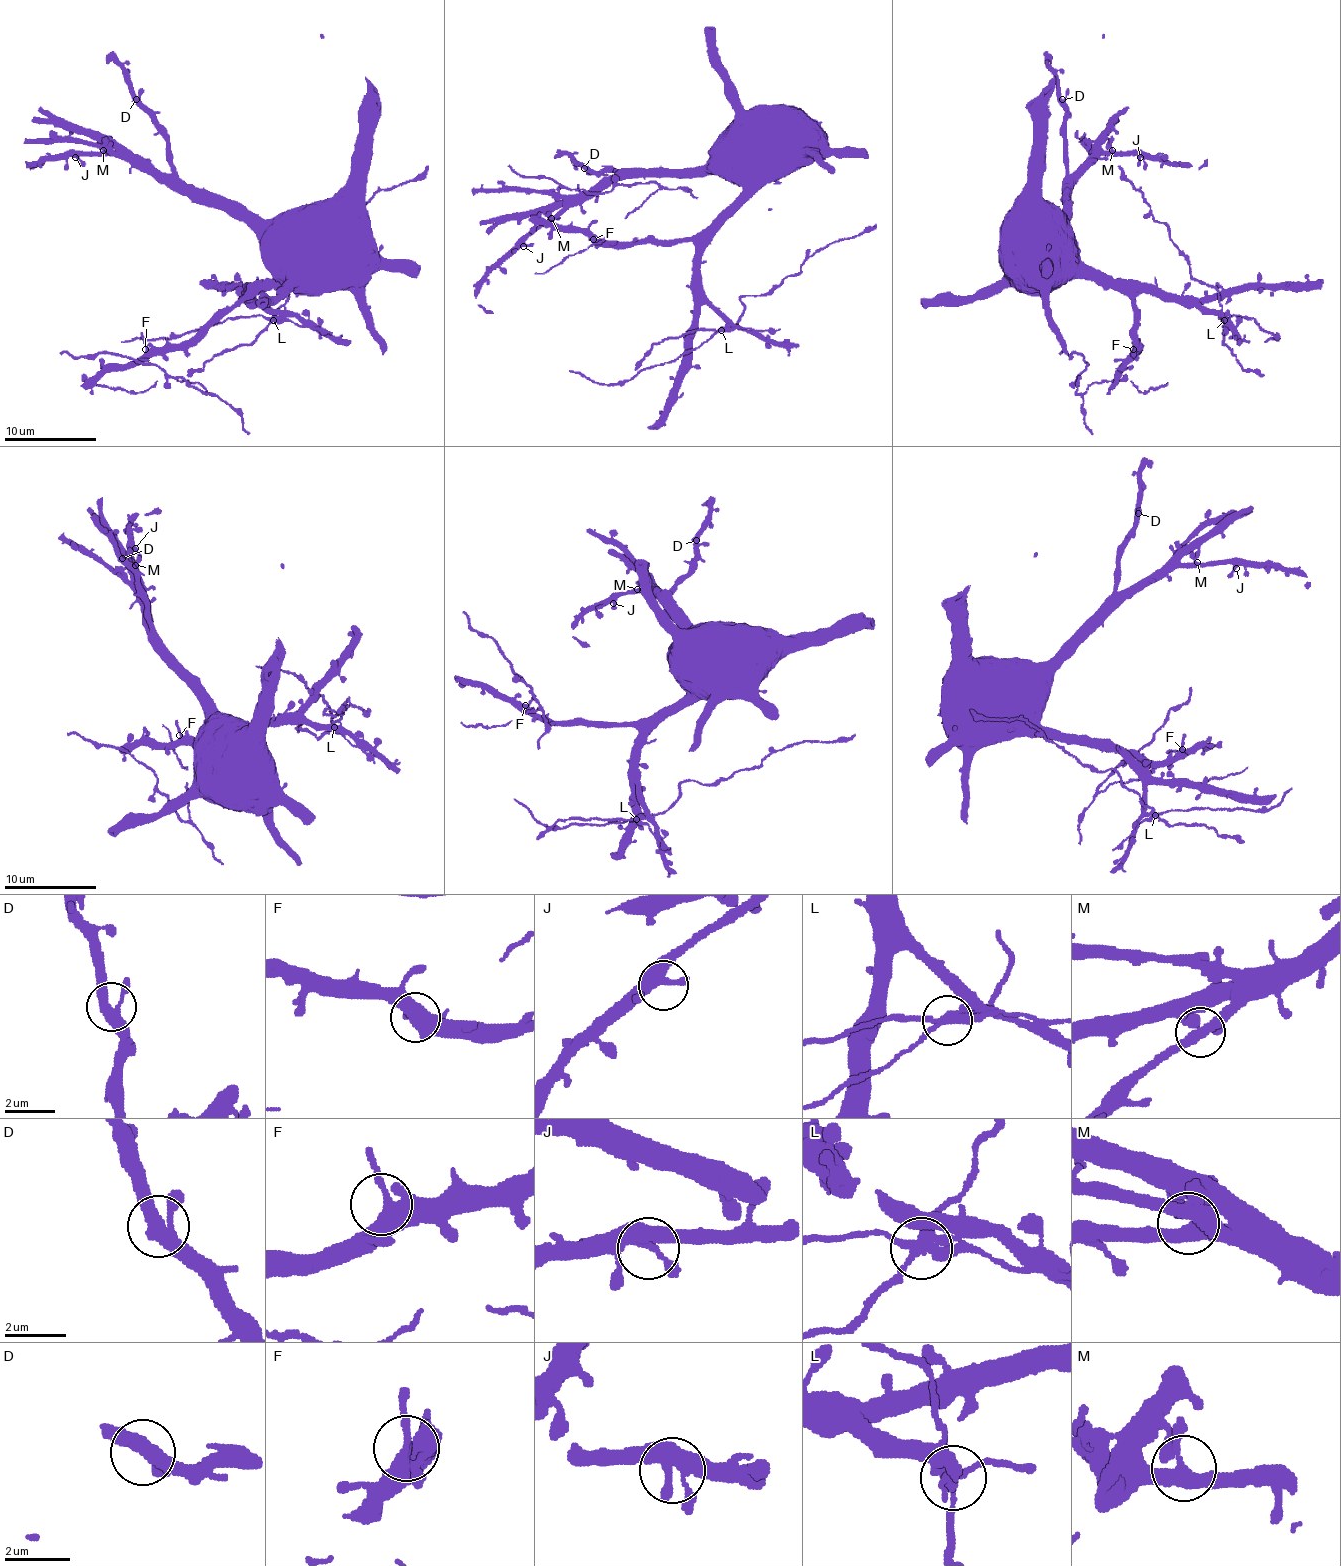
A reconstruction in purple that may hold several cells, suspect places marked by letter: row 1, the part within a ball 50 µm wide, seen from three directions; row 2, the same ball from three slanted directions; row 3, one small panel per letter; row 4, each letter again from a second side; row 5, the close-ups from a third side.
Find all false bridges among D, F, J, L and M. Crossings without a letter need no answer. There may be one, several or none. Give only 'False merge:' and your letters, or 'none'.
False merge: L

